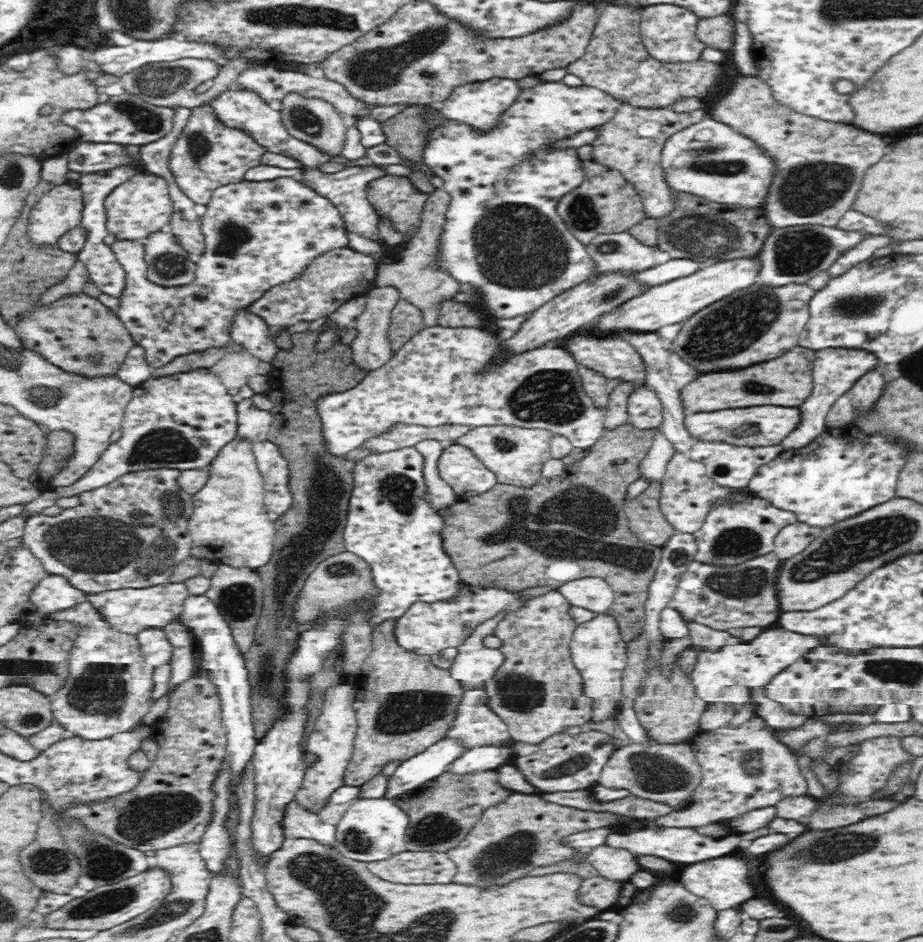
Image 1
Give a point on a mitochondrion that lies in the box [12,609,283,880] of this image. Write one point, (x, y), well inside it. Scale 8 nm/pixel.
(149, 817)

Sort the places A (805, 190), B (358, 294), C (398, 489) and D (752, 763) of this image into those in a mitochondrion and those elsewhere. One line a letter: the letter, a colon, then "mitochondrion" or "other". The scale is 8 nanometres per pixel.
A: mitochondrion
B: other
C: mitochondrion
D: mitochondrion

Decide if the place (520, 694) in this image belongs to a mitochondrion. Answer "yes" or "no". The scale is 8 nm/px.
yes

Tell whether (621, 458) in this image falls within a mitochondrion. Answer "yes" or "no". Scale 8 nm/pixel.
no

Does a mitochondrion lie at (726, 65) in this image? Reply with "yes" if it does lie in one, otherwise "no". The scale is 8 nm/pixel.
no

